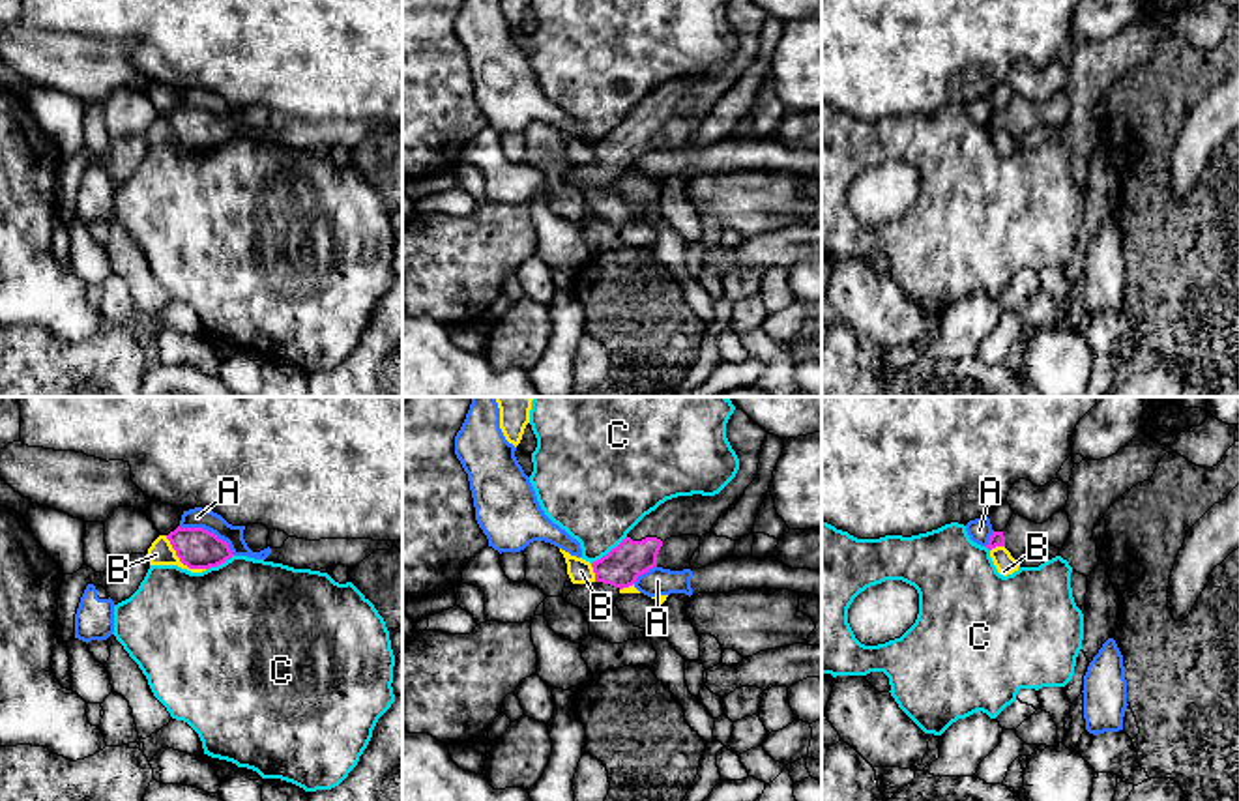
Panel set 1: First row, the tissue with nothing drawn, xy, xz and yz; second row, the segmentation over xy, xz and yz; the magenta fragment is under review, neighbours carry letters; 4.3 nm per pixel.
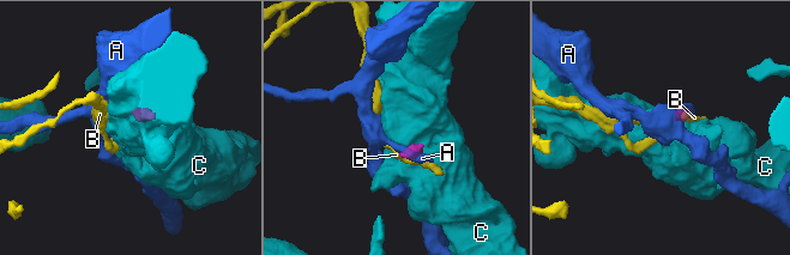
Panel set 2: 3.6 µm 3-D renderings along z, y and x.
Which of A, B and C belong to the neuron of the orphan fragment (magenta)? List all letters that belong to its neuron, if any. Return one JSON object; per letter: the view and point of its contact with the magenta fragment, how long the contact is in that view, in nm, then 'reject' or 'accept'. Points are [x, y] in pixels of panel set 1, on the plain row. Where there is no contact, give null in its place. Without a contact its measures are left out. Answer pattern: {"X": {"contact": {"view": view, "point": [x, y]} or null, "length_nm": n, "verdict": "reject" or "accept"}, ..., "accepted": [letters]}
{"A": {"contact": {"view": "xy", "point": [206, 111]}, "length_nm": 280, "verdict": "reject"}, "B": {"contact": {"view": "xy", "point": [180, 141]}, "length_nm": 220, "verdict": "reject"}, "C": {"contact": {"view": "xz", "point": [611, 131]}, "length_nm": 200, "verdict": "reject"}, "accepted": []}

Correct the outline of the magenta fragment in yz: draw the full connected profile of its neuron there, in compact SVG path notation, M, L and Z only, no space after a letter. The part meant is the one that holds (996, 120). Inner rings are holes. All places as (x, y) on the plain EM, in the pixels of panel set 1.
M1054 94L1046 103L1037 105L1020 95L1013 95L1003 112L992 112L986 129L1005 127L1011 137L1020 140L1037 125L1052 125L1063 129L1071 114L1069 95Z

